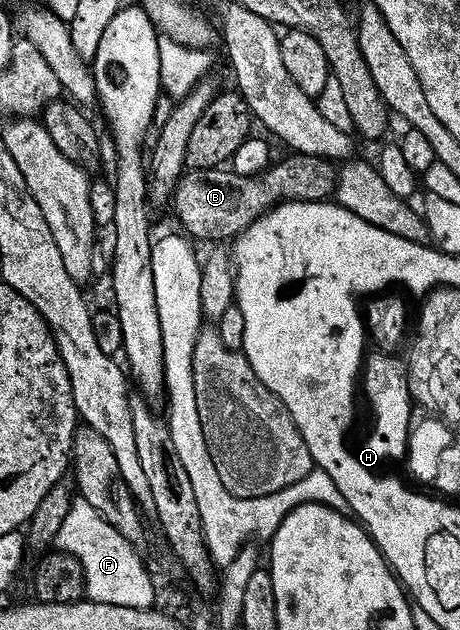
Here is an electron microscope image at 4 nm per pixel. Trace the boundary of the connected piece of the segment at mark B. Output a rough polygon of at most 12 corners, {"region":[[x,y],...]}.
{"region":[[295,152],[253,175],[183,172],[191,238],[238,236],[283,201],[334,197],[329,160]]}

